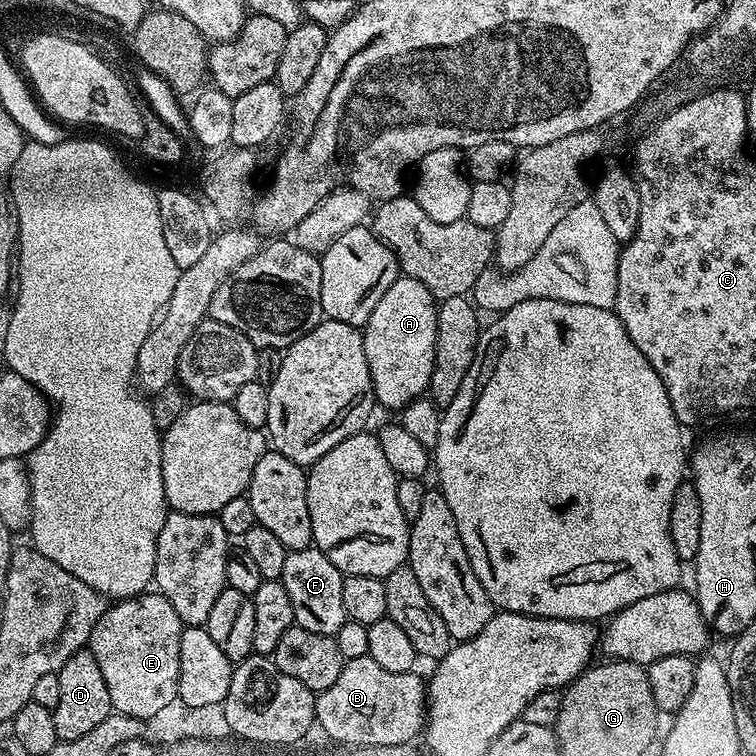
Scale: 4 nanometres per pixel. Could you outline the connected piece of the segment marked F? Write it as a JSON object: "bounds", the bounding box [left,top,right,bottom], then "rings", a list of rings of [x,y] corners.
{"bounds":[279,546,346,635],"rings":[[[314,546],[303,548],[297,552],[289,551],[286,566],[282,566],[279,581],[286,586],[286,594],[290,594],[290,606],[294,606],[295,627],[314,630],[314,634],[336,635],[337,630],[342,627],[346,619],[346,606],[342,606],[344,577],[344,573],[336,569],[334,562],[330,562],[330,558],[326,558],[326,554],[322,554]]]}

